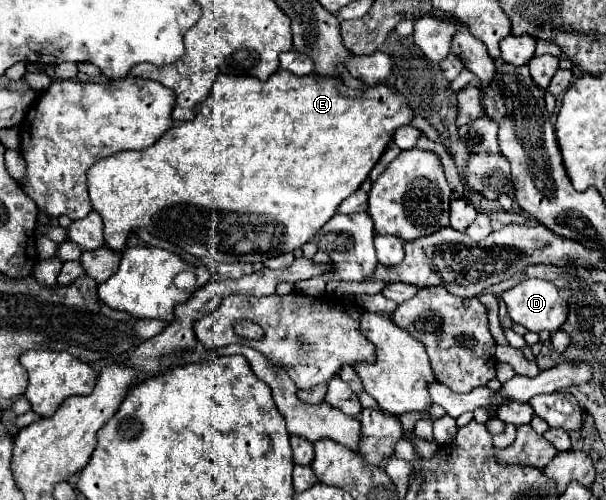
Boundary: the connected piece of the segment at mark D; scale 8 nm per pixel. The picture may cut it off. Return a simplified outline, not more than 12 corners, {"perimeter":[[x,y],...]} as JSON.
{"perimeter":[[525,279],[503,293],[513,323],[555,333],[567,301],[543,279]]}

